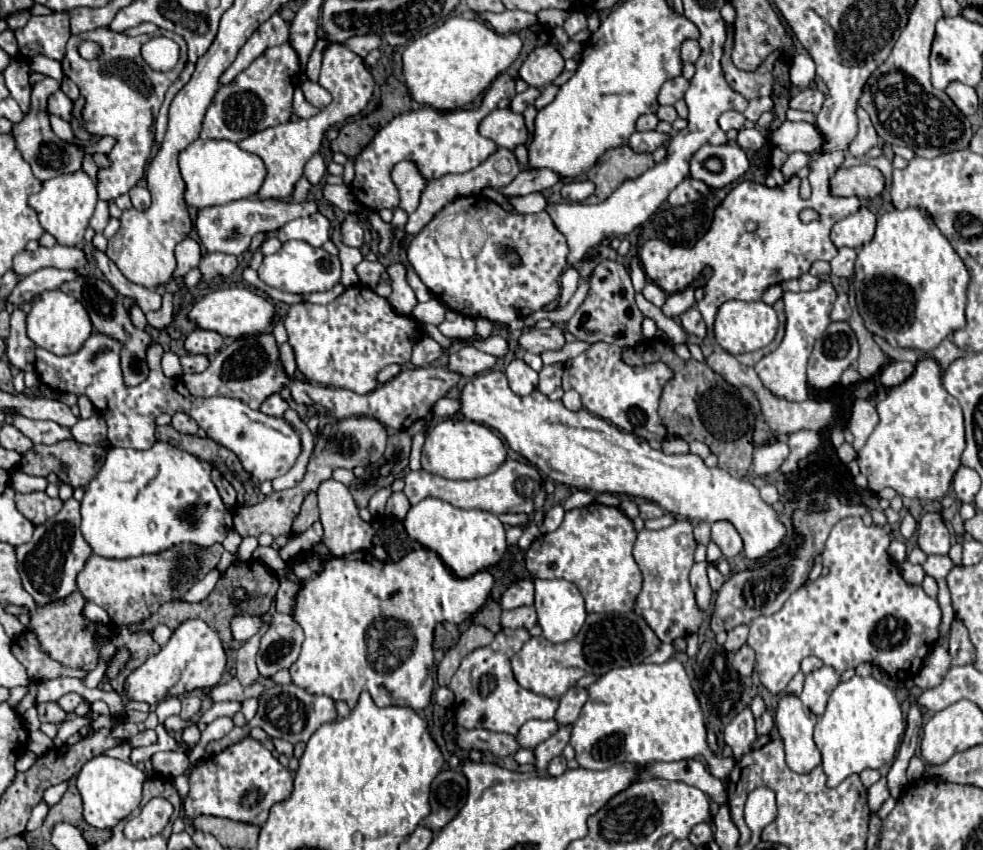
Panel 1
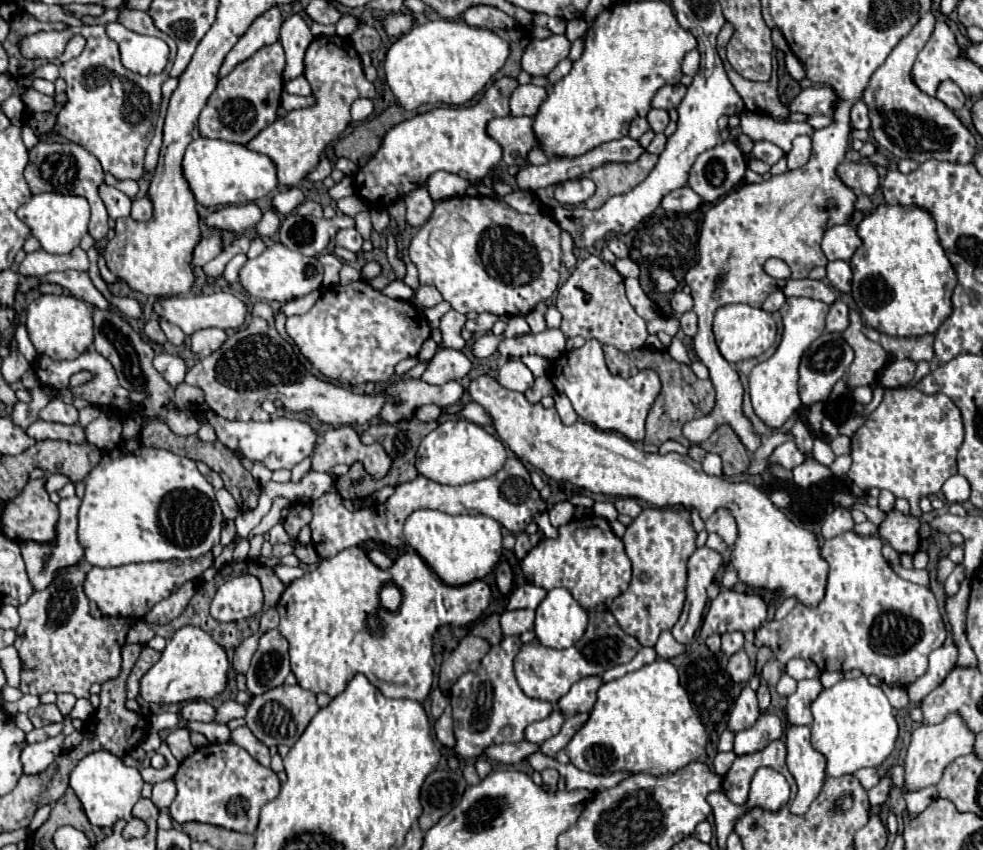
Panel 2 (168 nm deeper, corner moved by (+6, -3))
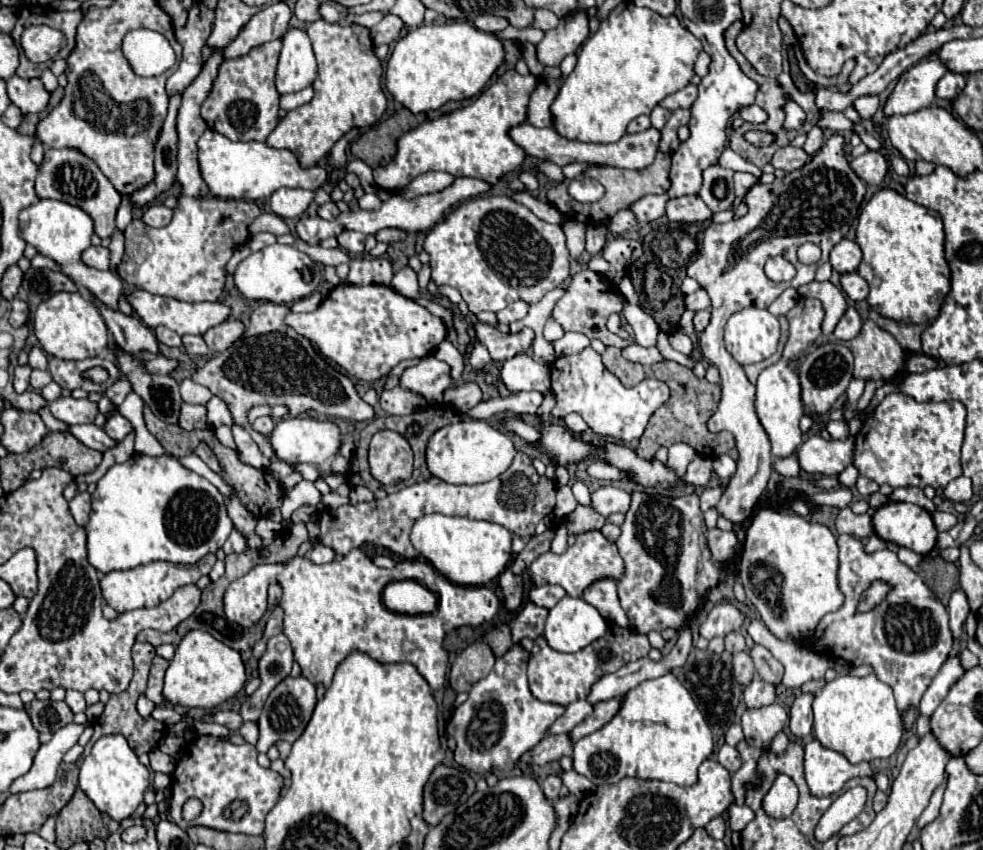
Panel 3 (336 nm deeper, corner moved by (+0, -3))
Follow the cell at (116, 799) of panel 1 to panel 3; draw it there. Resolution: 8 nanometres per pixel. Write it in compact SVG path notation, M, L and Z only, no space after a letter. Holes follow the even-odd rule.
M123 735L101 737L79 767L79 787L93 801L93 805L101 813L109 815L113 821L123 821L125 817L131 817L135 809L143 803L143 795L149 785L151 781L147 767L139 763L137 755L131 751Z

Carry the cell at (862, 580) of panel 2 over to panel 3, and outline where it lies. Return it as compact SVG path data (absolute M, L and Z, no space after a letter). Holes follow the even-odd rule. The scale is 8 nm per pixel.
M839 535L837 545L839 545L839 589L845 595L845 603L835 613L827 613L819 621L811 637L803 639L801 643L819 655L827 653L829 659L843 659L845 663L855 665L855 667L863 663L871 665L873 673L893 689L897 707L901 711L907 707L917 707L921 701L921 695L925 693L931 679L939 671L941 663L953 649L947 609L935 597L935 593L923 583L923 579L913 569L909 569L905 563L901 563L897 555L891 553L889 549L867 553L863 541L851 535ZM879 579L887 581L887 585L891 585L891 591L887 593L885 601L879 603L875 609L869 609L867 613L859 613L859 597L863 595L863 589L869 589L871 581L879 581Z

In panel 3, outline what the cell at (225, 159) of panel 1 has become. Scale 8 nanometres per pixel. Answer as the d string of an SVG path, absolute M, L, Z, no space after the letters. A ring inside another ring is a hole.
M207 129L197 143L201 157L201 175L209 191L221 199L245 199L257 201L271 197L281 187L303 187L315 191L327 179L327 171L321 167L301 169L297 157L287 149L271 149L259 141L231 141L213 129Z

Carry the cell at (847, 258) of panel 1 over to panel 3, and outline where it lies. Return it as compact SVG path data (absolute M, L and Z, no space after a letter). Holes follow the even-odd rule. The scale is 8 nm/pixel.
M843 273L841 275L841 287L853 301L863 301L869 293L867 281L859 273Z

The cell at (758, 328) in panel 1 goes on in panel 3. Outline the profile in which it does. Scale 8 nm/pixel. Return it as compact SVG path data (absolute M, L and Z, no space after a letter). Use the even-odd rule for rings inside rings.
M747 307L725 323L725 347L739 365L771 357L779 345L779 321L767 309Z

